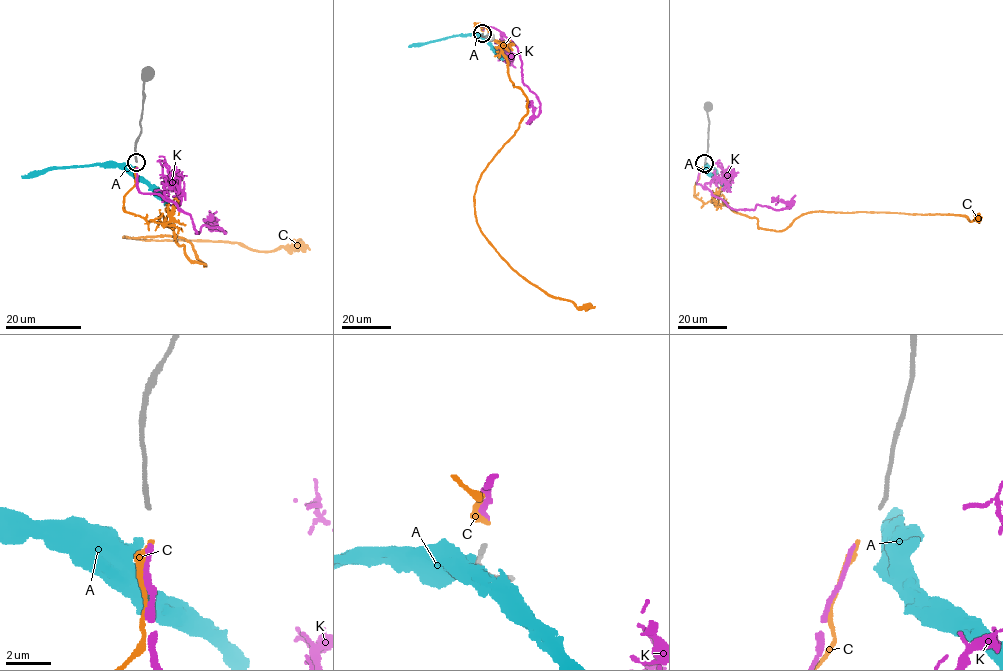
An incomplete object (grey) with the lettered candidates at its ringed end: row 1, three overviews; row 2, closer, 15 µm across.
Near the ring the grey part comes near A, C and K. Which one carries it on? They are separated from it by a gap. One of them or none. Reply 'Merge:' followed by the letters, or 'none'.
Merge: C

